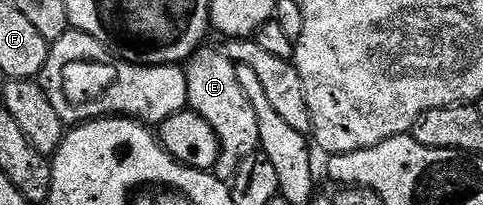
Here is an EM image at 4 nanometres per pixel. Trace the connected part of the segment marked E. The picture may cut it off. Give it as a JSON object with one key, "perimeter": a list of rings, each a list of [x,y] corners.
{"perimeter":[[[204,47],[201,51],[196,51],[192,55],[192,60],[186,63],[188,73],[188,101],[191,110],[199,112],[202,117],[206,117],[216,130],[216,136],[220,139],[220,145],[225,156],[239,156],[245,150],[247,143],[255,144],[258,140],[258,117],[254,113],[254,105],[250,97],[242,89],[238,81],[236,72],[237,64],[231,54],[223,55],[220,51],[215,51],[212,47]]]}

